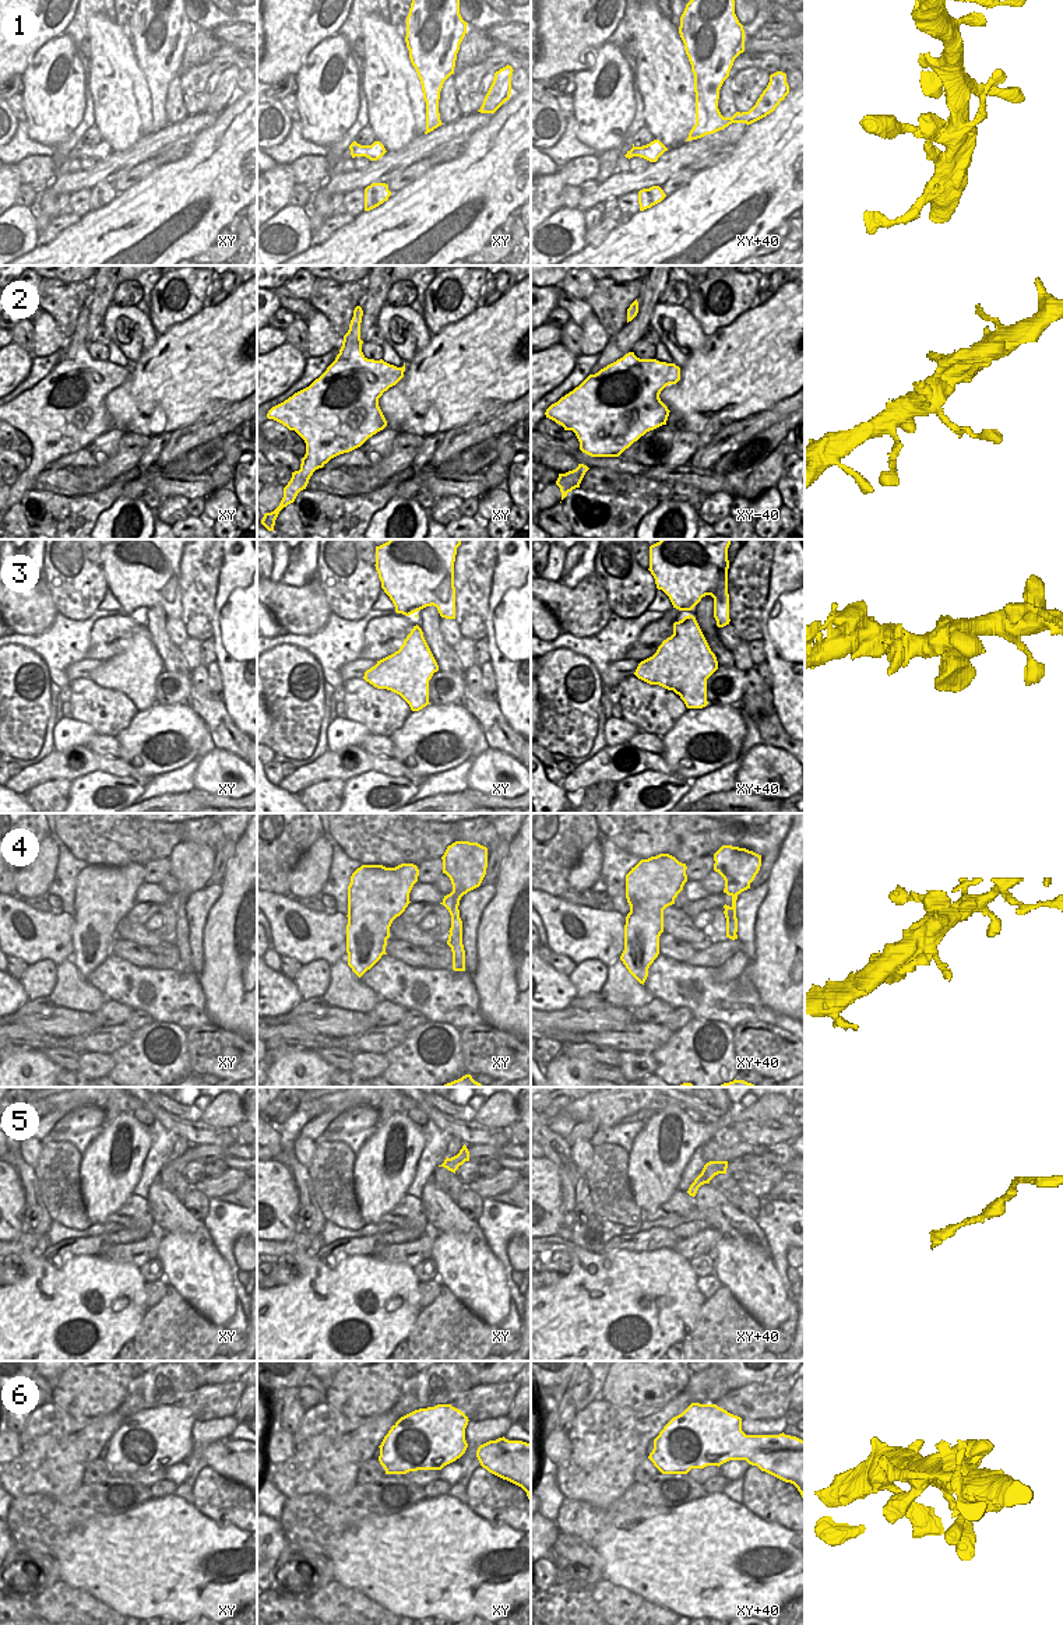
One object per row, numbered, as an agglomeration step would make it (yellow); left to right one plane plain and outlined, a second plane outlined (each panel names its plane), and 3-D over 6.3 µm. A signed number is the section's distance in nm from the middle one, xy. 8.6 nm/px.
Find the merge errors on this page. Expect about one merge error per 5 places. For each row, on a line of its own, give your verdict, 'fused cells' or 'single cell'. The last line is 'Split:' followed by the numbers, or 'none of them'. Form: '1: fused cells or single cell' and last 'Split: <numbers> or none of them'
1: single cell
2: single cell
3: single cell
4: single cell
5: single cell
6: single cell
Split: none of them

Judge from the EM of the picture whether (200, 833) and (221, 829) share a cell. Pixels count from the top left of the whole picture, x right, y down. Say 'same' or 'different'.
same

